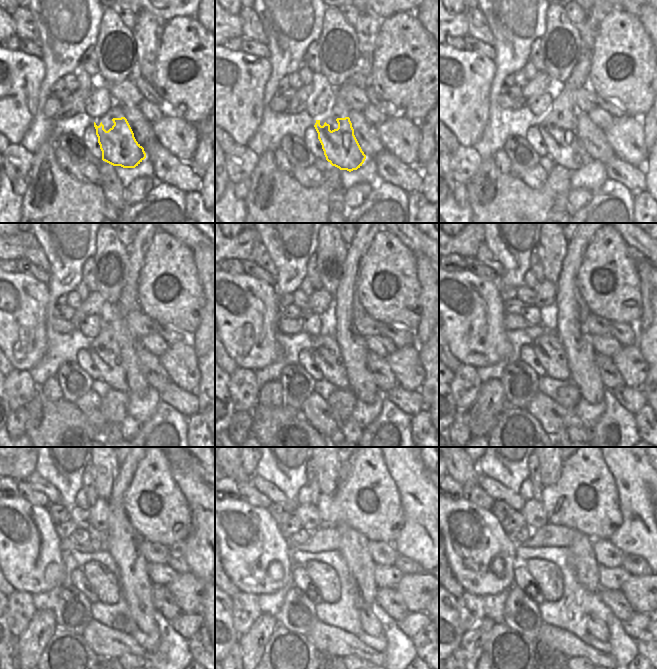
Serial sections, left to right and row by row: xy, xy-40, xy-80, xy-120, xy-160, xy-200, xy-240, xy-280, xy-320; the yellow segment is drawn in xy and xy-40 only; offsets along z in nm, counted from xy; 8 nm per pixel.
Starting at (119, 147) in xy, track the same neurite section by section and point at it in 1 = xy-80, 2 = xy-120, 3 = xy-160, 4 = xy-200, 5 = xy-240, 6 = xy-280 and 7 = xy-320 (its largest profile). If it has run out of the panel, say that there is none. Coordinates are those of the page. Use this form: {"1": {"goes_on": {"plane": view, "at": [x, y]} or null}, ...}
{"1": {"goes_on": {"plane": "xy-80", "at": [564, 148]}}, "2": {"goes_on": {"plane": "xy-120", "at": [110, 367]}}, "3": {"goes_on": {"plane": "xy-160", "at": [332, 368]}}, "4": {"goes_on": {"plane": "xy-200", "at": [558, 370]}}, "5": {"goes_on": {"plane": "xy-240", "at": [107, 594]}}, "6": {"goes_on": {"plane": "xy-280", "at": [314, 569]}}, "7": {"goes_on": {"plane": "xy-320", "at": [537, 567]}}}

